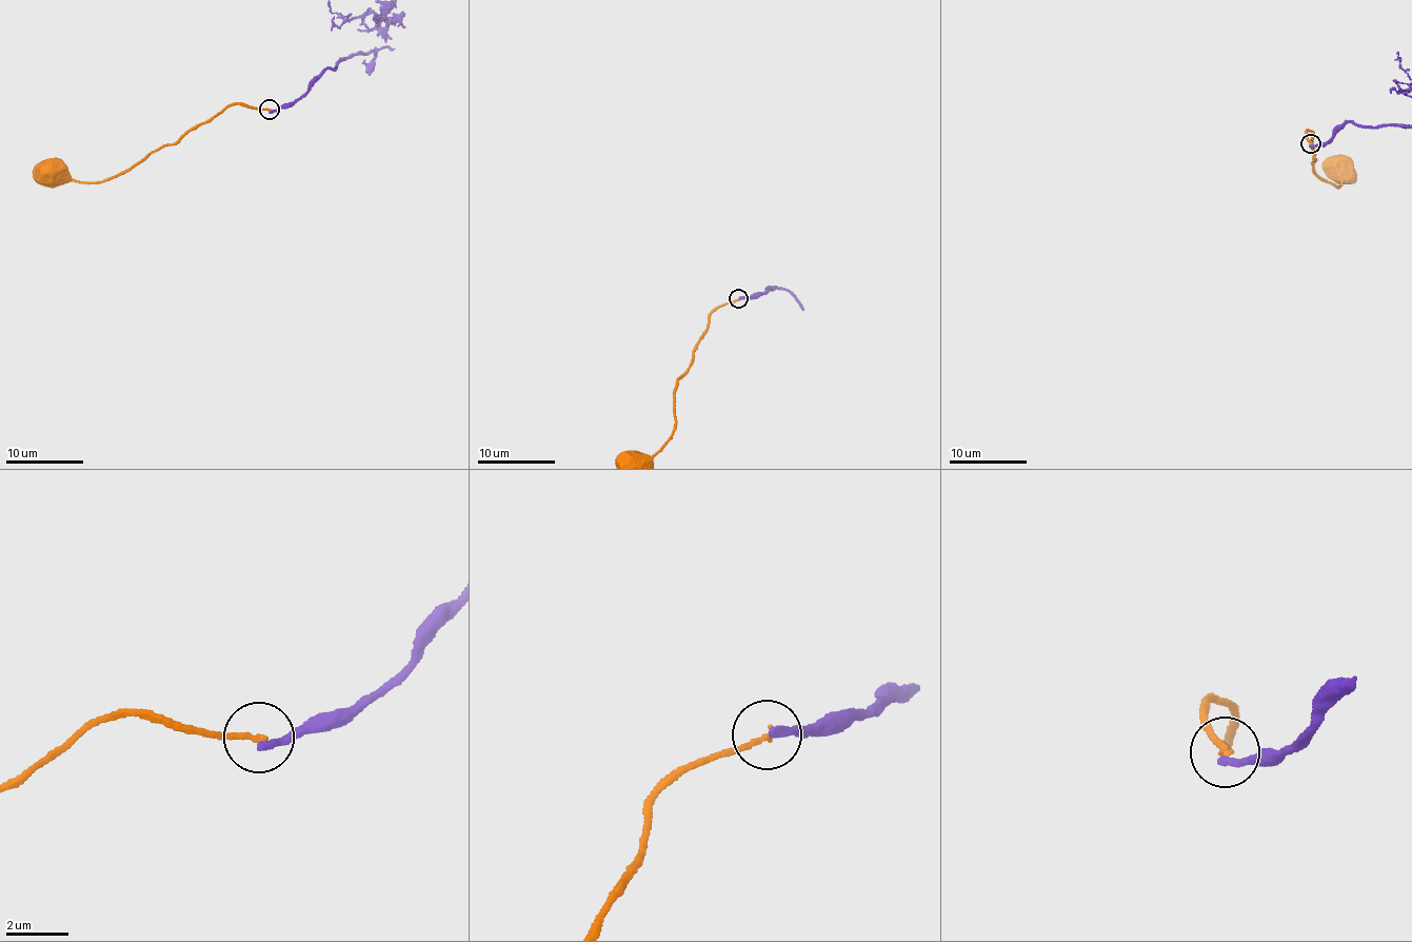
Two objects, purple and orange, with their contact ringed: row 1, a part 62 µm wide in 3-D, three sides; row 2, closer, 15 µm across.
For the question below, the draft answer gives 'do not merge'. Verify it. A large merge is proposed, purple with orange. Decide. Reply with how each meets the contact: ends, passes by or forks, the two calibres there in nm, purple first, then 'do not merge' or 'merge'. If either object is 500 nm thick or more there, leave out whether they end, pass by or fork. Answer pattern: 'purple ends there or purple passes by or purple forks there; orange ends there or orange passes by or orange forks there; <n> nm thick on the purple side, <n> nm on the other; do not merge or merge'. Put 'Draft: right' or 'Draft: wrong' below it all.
purple ends there; orange ends there; 280 nm thick on the purple side, 160 nm on the other; do not merge
Draft: right

